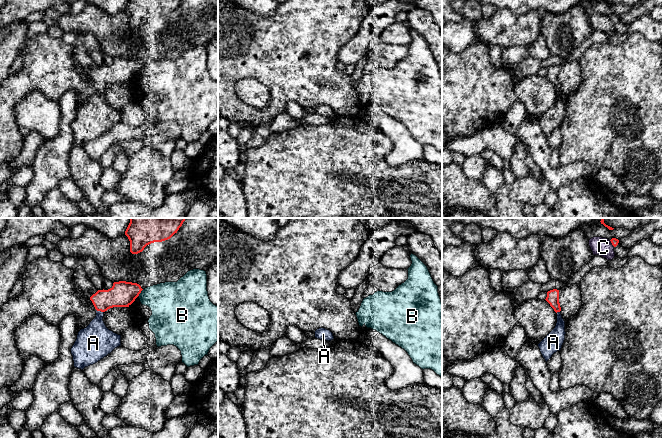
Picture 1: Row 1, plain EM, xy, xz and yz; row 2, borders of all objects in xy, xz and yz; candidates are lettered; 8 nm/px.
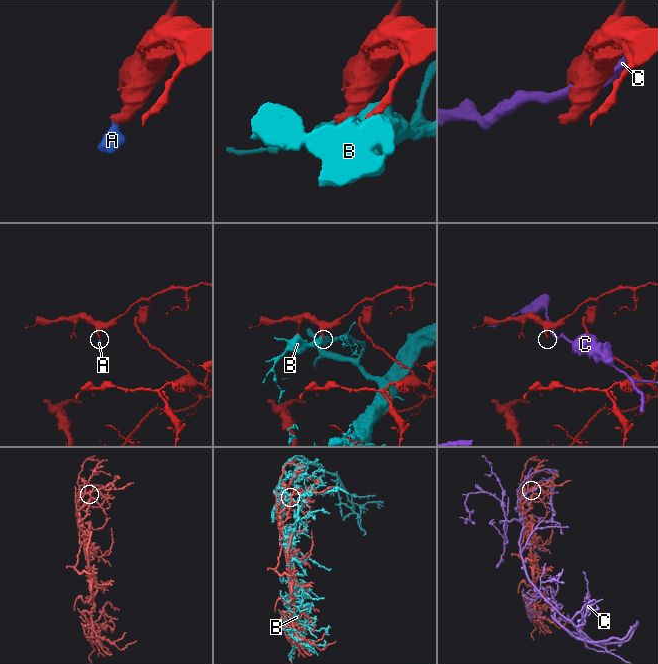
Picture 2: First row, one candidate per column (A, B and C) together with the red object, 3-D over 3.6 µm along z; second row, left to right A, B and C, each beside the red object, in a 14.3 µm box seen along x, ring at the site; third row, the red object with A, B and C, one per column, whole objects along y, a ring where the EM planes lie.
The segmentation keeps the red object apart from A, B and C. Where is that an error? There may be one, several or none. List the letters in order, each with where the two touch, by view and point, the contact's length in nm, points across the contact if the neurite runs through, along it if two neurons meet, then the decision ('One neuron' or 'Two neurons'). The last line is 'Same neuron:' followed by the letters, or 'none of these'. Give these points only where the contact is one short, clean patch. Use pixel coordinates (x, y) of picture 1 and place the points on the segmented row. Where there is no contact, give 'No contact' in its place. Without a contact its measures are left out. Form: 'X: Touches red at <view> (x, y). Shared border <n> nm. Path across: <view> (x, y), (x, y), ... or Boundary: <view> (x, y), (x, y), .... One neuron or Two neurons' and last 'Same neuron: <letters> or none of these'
A: Touches red at xy (100, 310). Shared border 70 nm. Path across: xy (122, 294), (113, 297), (100, 310), (96, 340). One neuron
B: Touches red at xy (140, 292). Shared border 80 nm. Two neurons
C: Touches red at yz (611, 242). Shared border 60 nm. Two neurons
Same neuron: A

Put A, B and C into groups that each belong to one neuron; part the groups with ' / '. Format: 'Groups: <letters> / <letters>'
Groups: A / B / C

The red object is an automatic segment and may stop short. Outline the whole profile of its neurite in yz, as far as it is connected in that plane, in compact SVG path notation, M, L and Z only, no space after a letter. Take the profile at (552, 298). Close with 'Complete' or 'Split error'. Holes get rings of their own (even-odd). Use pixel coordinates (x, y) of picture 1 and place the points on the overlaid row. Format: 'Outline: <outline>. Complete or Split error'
Outline: M553 289L547 292L545 299L557 313L555 328L538 344L540 352L547 362L554 353L560 351L565 340L565 321L561 315L559 303L559 290Z. Split error

